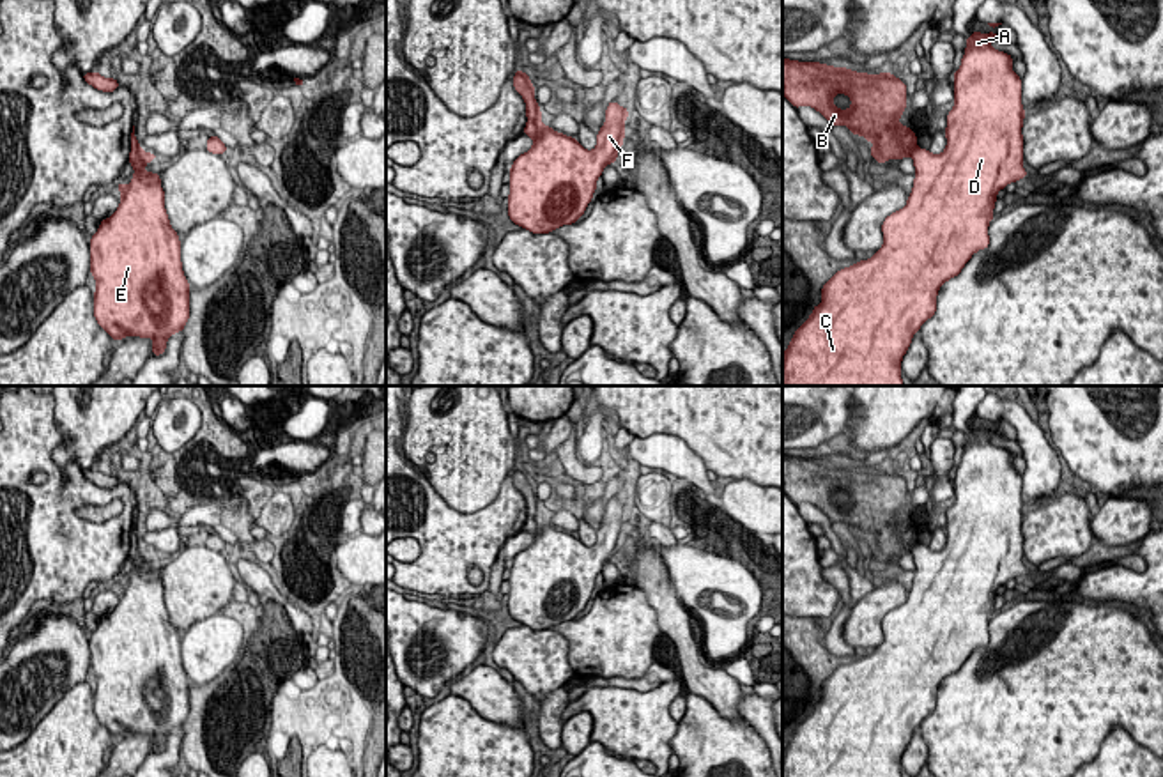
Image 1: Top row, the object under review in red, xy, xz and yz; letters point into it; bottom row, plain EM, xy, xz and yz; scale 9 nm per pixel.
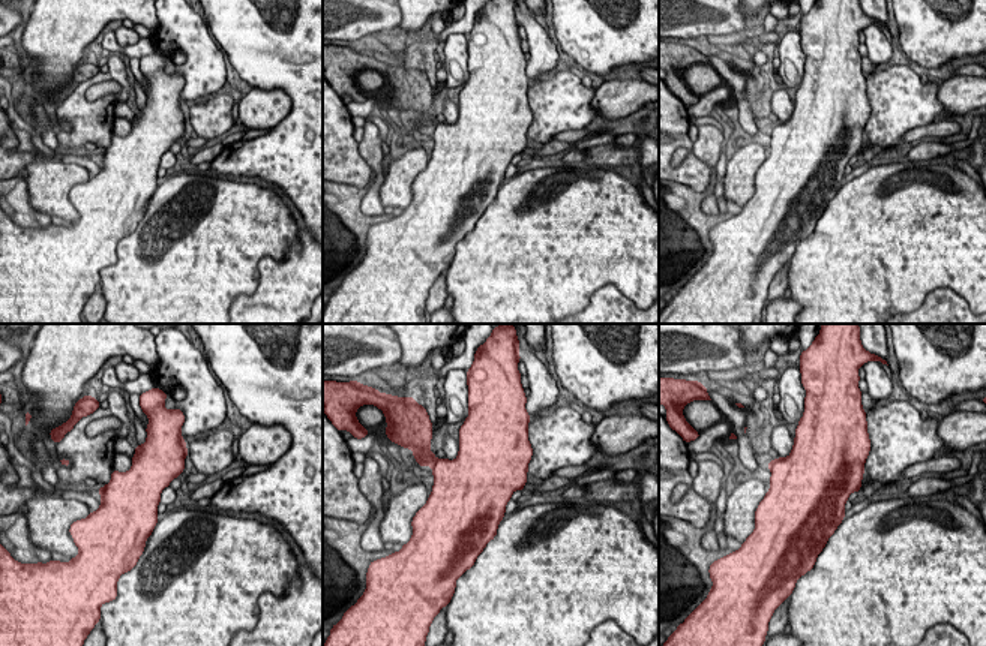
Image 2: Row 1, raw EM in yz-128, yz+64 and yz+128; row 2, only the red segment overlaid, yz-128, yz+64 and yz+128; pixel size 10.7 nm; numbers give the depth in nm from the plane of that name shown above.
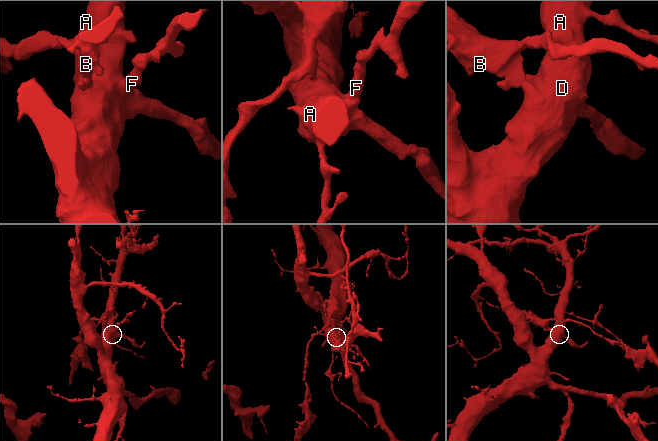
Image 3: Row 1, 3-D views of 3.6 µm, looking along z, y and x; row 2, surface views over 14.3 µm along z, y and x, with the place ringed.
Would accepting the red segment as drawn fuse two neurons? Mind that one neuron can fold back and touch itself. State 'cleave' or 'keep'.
cleave

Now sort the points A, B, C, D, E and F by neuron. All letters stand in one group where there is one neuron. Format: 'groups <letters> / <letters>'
groups A C D E F / B

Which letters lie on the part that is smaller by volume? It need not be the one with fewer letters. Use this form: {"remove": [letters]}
{"remove": ["B"]}

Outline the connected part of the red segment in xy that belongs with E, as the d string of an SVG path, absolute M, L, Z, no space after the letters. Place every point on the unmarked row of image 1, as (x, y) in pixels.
M131 547L127 559L135 565L131 579L117 581L120 600L117 607L99 619L90 634L90 671L96 676L94 713L115 736L140 733L152 736L154 752L166 747L166 736L181 729L189 715L189 680L182 667L181 637L170 623L165 605L165 588L159 570L147 568L156 552Z

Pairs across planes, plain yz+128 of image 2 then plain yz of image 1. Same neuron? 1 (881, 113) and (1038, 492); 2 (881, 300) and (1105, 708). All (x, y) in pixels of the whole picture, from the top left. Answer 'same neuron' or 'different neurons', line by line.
1: different neurons
2: same neuron

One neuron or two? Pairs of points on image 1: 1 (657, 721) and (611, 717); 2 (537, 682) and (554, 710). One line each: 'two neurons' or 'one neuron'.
1: one neuron
2: two neurons

